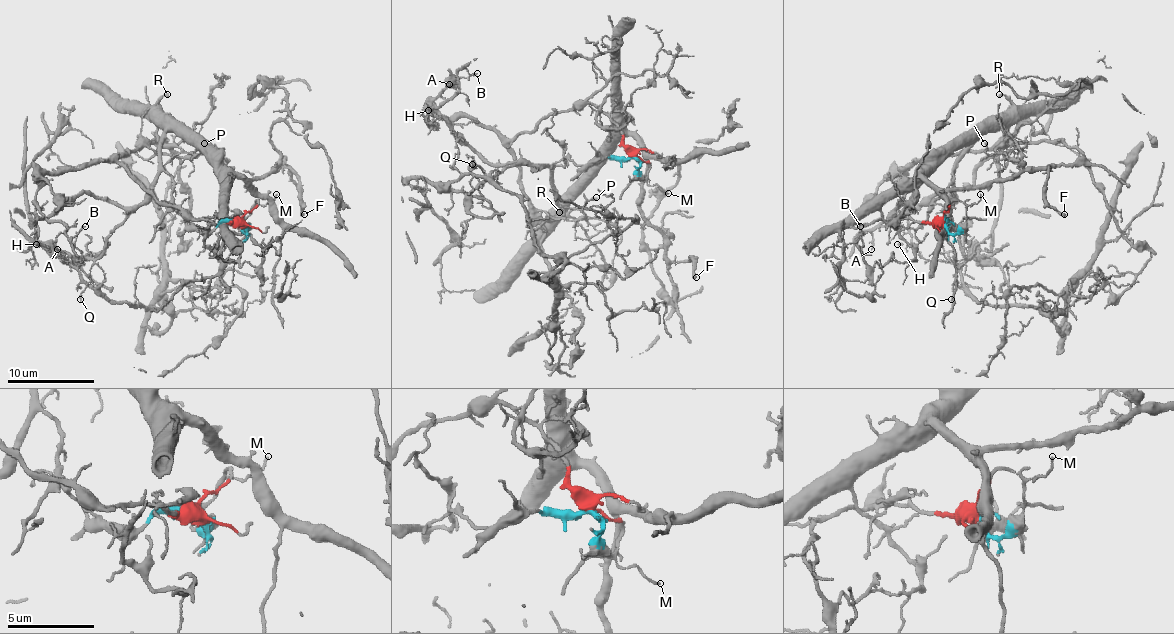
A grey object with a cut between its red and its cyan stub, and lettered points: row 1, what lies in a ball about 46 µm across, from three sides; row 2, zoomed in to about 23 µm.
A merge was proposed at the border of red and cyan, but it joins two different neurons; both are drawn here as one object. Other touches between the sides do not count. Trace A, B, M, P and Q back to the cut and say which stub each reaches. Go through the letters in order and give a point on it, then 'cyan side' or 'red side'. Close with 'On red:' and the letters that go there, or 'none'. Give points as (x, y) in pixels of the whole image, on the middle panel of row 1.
A: (449, 84) | red side
B: (477, 73) | red side
M: (668, 193) | red side
P: (596, 197) | cyan side
Q: (472, 164) | cyan side
On red: A, B, M

